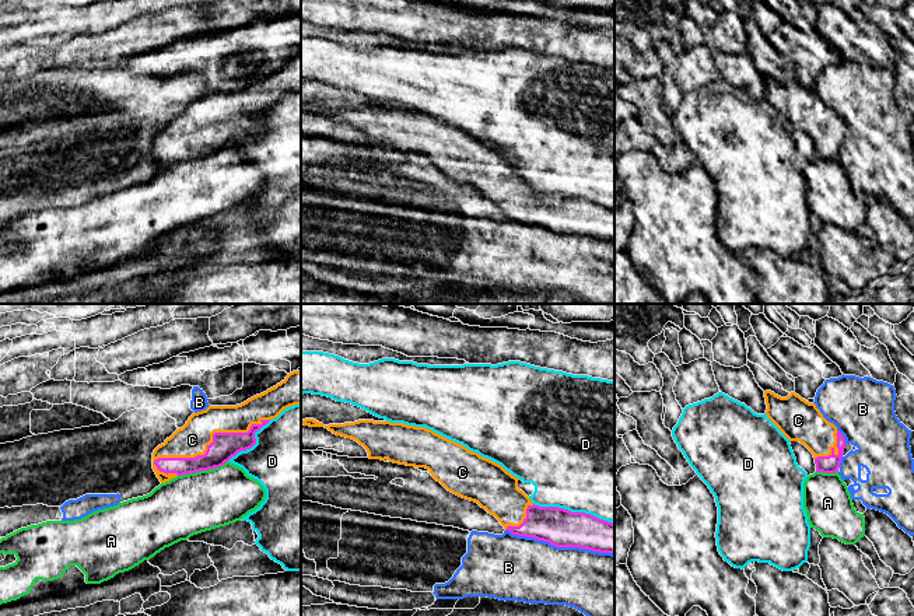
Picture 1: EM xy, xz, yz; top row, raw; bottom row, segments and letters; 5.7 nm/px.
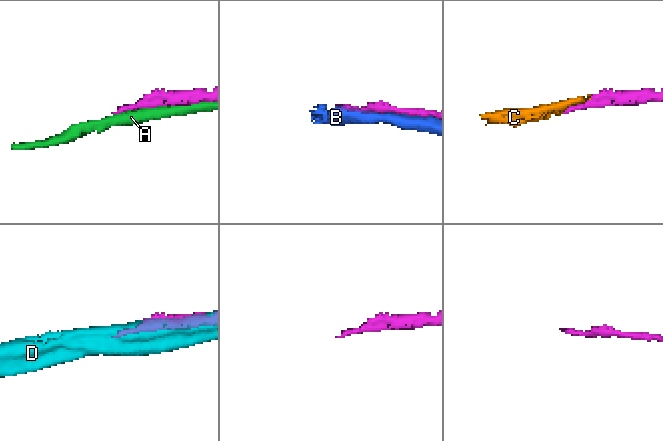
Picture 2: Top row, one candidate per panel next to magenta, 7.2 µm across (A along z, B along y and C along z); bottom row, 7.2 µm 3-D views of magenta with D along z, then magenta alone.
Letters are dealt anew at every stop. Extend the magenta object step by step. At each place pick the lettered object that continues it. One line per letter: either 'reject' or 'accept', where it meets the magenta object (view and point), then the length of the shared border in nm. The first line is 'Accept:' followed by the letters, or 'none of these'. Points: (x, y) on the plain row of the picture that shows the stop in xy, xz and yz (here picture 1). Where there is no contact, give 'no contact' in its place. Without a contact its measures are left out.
Accept: C
A: reject; meets magenta in xy at (202, 156); contact 300 nm long
B: reject; meets magenta in xz at (560, 233); contact 650 nm long
C: accept; meets magenta in xy at (213, 128); contact 700 nm long
D: reject; meets magenta in xz at (574, 199); contact 480 nm long

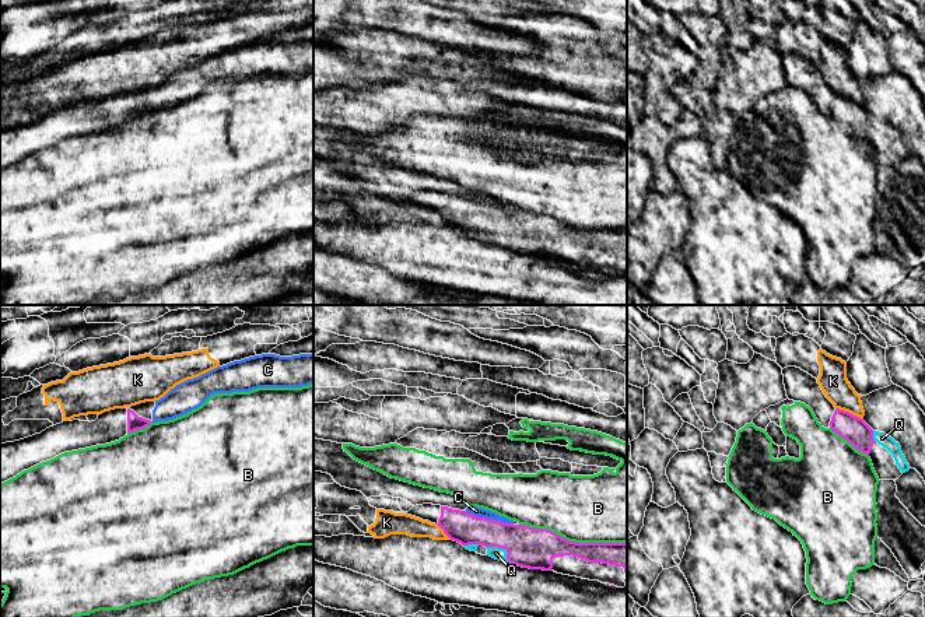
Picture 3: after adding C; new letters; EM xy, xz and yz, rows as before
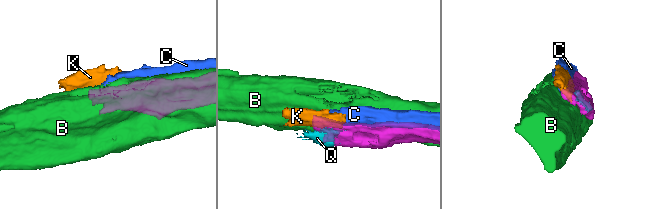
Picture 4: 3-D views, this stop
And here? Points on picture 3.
Accept: Q
B: reject; meets magenta in xz at (573, 228); contact 650 nm long
C: reject; meets magenta in xz at (489, 206); contact 280 nm long
K: reject; meets magenta in yz at (850, 100); contact 170 nm long
Q: accept; meets magenta in xz at (501, 234); contact 170 nm long

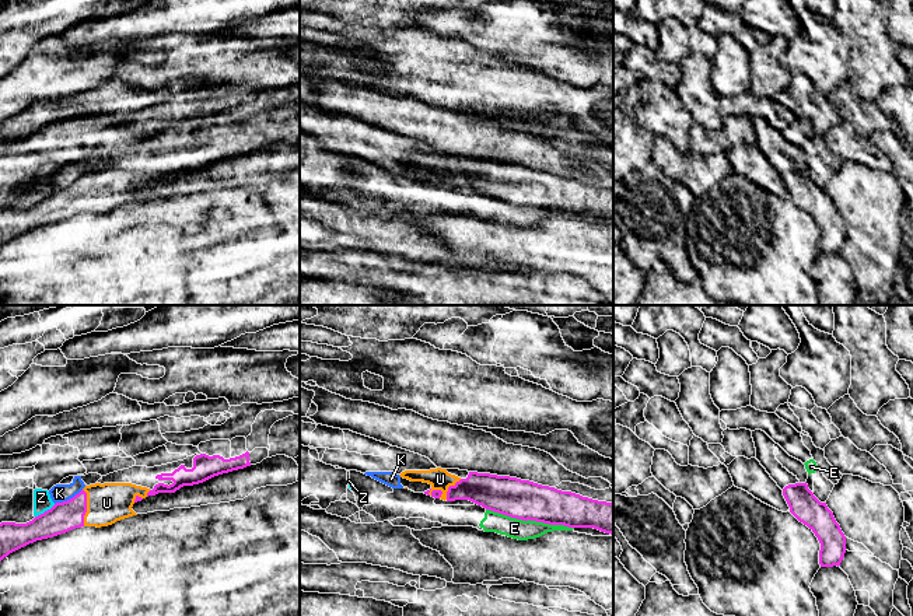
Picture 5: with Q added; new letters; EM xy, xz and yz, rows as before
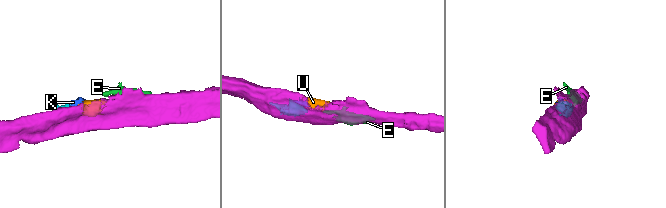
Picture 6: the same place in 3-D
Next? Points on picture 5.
Accept: none of these
E: reject; meets magenta in xz at (530, 206); contact 500 nm long
K: reject; meets magenta in xy at (67, 186); contact 180 nm long
U: reject; meets magenta in xy at (86, 193); contact 220 nm long
Z: reject; meets magenta in xy at (45, 198); contact 140 nm long

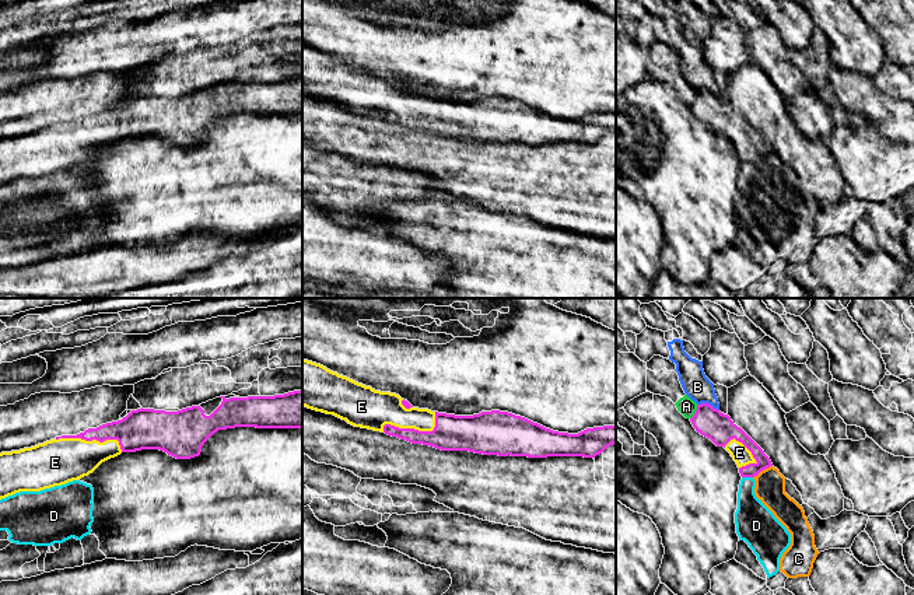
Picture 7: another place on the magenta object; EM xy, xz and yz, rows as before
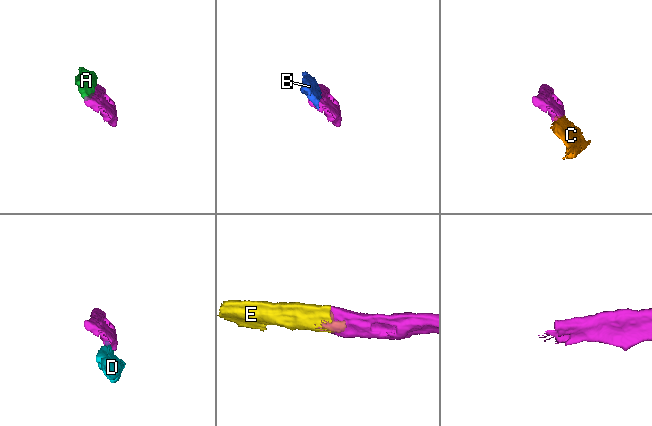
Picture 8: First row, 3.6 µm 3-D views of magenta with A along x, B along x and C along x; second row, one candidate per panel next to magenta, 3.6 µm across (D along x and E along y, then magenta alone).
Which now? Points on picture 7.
Accept: E
A: reject; meets magenta in yz at (696, 98); contact 100 nm long
B: reject; meets magenta in yz at (707, 90); contact 130 nm long
C: reject; meets magenta in yz at (762, 156); contact 130 nm long
D: reject; meets magenta in yz at (748, 163); contact 60 nm long
E: accept; meets magenta in xy at (91, 126); contact 400 nm long

